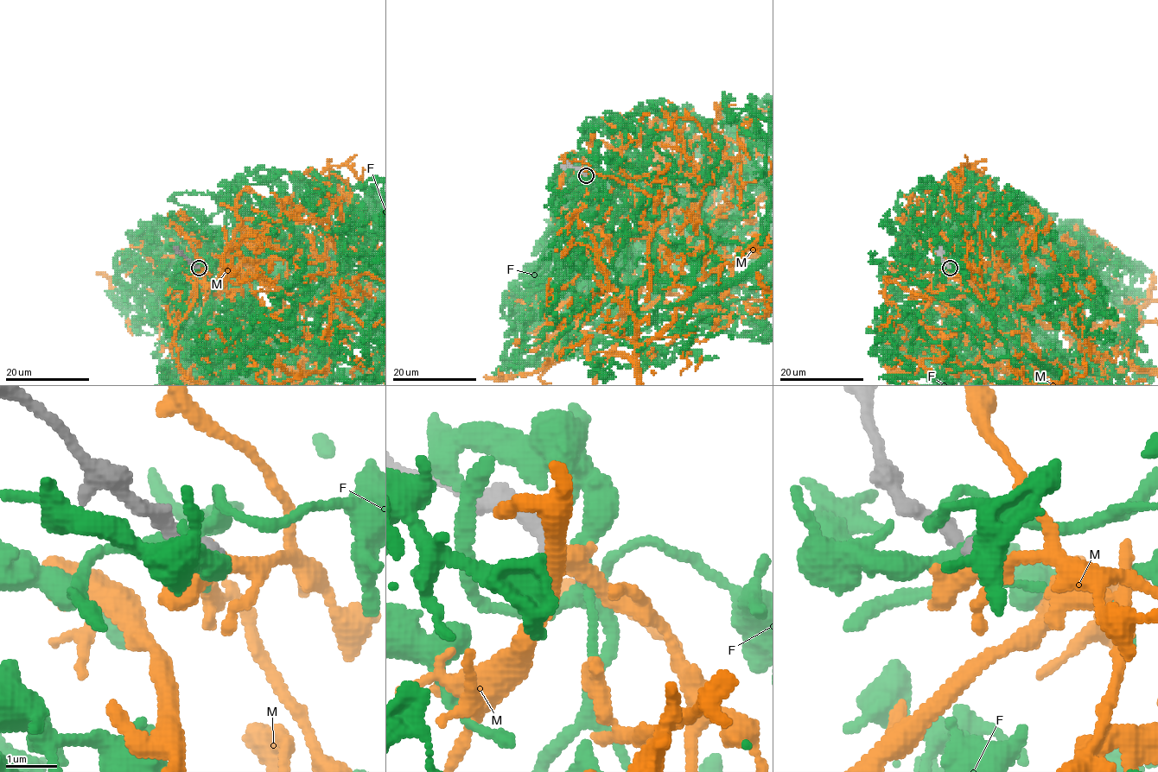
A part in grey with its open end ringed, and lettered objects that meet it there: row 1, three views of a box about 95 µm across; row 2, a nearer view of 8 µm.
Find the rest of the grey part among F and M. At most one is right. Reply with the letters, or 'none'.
M

